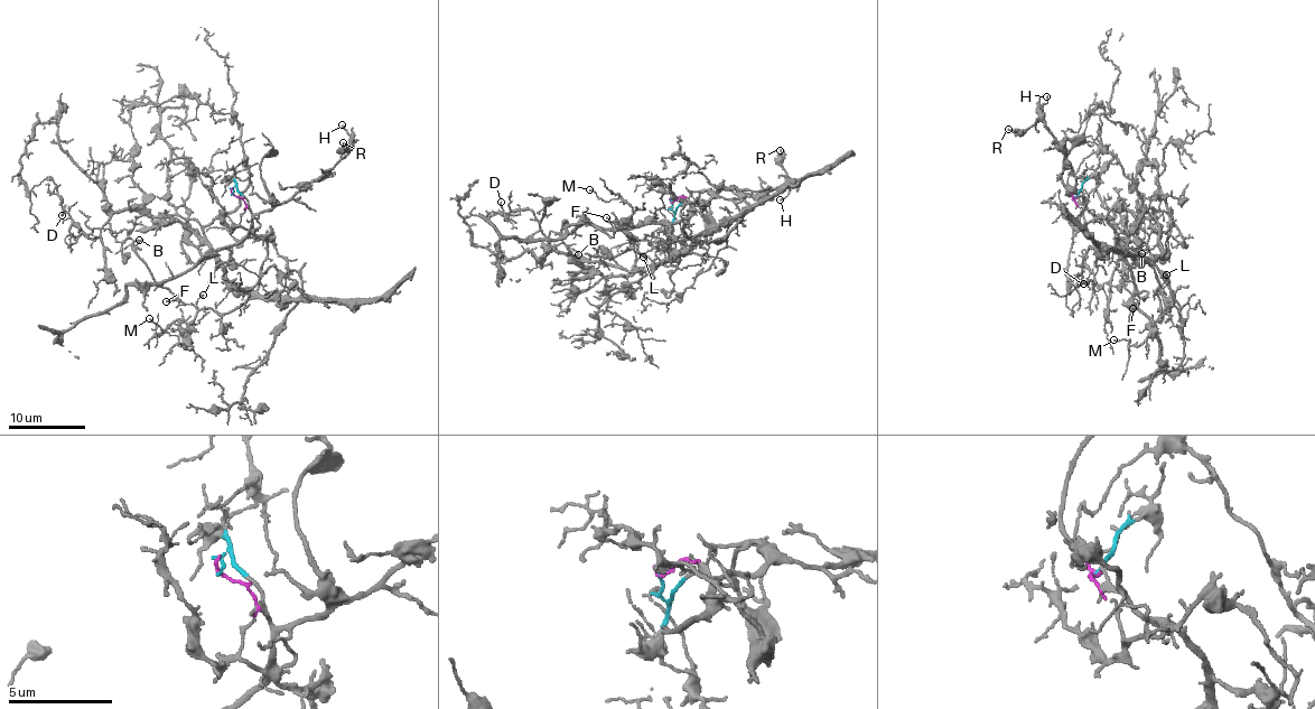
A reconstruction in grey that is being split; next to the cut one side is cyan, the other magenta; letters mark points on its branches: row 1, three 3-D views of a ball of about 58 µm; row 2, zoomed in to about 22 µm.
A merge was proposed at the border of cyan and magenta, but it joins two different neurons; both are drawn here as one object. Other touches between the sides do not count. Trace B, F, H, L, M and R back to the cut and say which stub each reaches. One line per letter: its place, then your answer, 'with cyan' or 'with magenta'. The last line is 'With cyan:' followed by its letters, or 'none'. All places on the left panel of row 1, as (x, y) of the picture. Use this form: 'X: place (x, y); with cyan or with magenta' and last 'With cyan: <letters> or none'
B: place (139, 240); with magenta
F: place (166, 301); with cyan
H: place (342, 124); with cyan
L: place (203, 295); with magenta
M: place (149, 318); with magenta
R: place (343, 142); with cyan
With cyan: F, H, R

